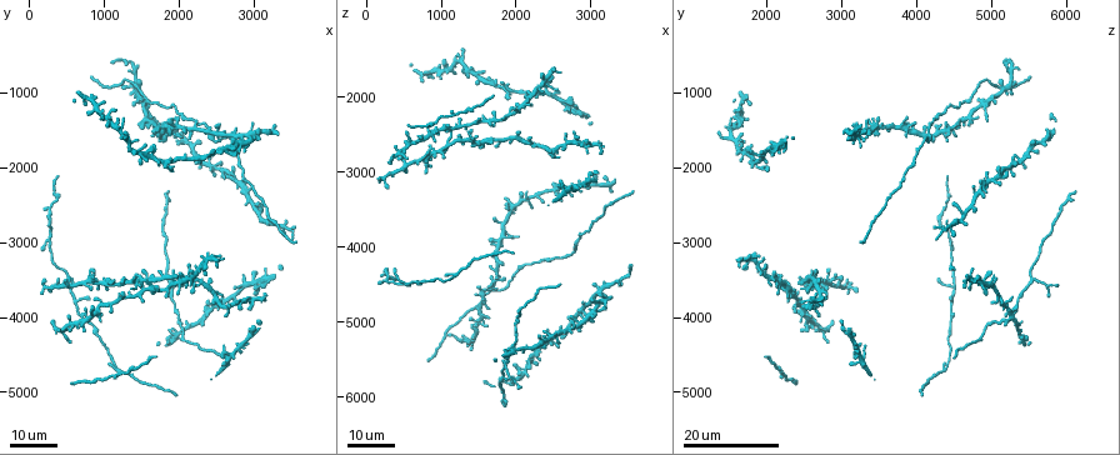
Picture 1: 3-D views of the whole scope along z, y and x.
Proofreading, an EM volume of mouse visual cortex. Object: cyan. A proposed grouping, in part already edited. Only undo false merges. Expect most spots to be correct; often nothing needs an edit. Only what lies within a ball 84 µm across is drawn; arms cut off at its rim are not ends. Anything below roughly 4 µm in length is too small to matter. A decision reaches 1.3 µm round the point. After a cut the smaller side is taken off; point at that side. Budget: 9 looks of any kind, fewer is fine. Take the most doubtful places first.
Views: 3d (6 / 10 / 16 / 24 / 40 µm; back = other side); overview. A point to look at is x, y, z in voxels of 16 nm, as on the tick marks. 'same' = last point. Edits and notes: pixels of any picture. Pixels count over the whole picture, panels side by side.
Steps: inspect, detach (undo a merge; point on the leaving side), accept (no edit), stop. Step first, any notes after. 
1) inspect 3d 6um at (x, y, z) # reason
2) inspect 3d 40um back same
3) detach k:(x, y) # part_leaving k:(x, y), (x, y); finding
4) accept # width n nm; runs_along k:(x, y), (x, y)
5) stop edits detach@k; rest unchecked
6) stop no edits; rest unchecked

inspect 3d 16um at (1900, 3450, 5550)

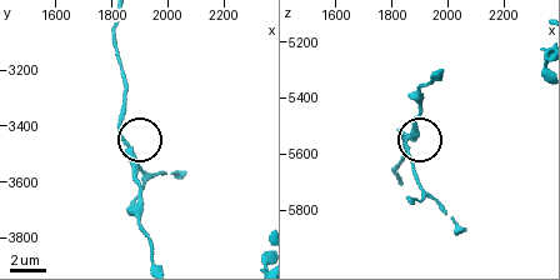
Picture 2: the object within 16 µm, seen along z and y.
inspect 3d 10um at (1850, 3490, 5550)

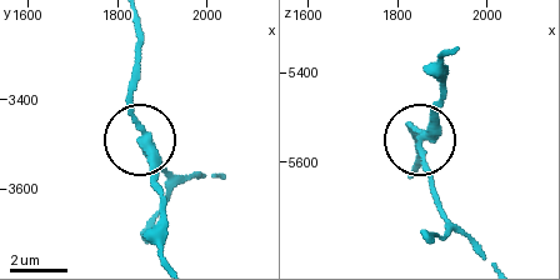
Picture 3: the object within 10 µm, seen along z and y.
accept # arms 3; runs_along 3:(451, 53), (439, 64), (439, 116), (418, 150), (439, 213); all the same cell

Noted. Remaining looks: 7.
inspect 3d 16um at (2150, 1500, 3350) # four arms meet

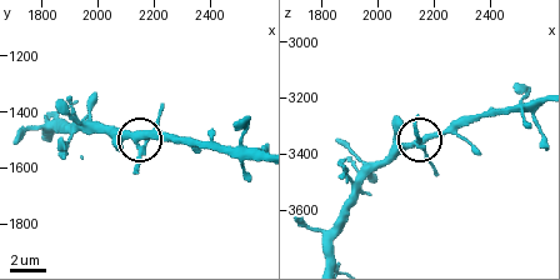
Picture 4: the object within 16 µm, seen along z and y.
inspect 3d 6um at (2140, 1500, 3370) # zoom in

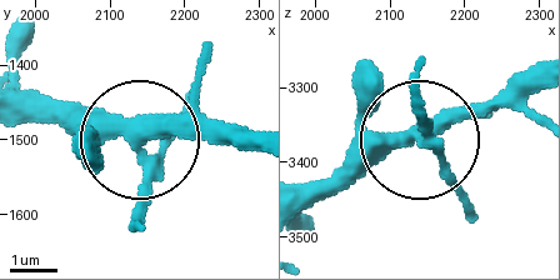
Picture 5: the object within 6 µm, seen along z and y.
accept # width 300 nm; runs_along 5:(308, 208), (426, 133), (419, 93); all the same cell

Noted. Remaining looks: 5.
inspect 3d 24um at (1400, 3550, 2600)

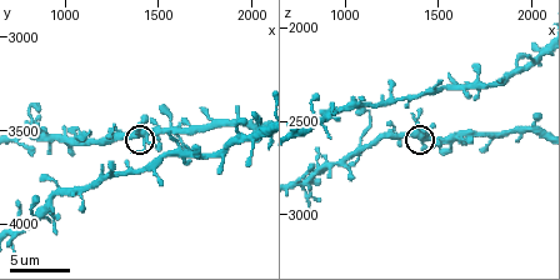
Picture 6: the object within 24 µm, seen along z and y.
inspect 3d 10um at (1420, 3540, 2580)

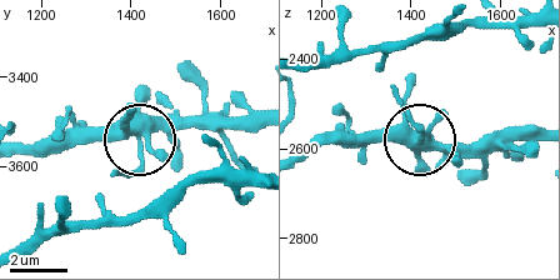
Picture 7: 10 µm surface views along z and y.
accept # arms 4; one cell here

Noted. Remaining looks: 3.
inspect 3d 16um at (1500, 1050, 4750) # three-way junction

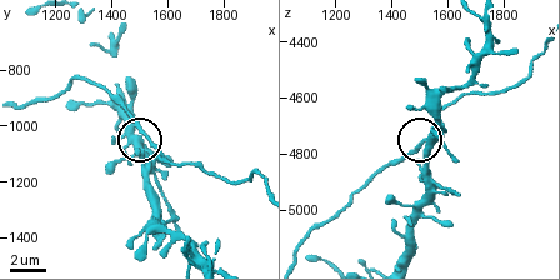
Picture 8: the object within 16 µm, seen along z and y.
inspect 3d 10um at (1490, 1010, 4770)

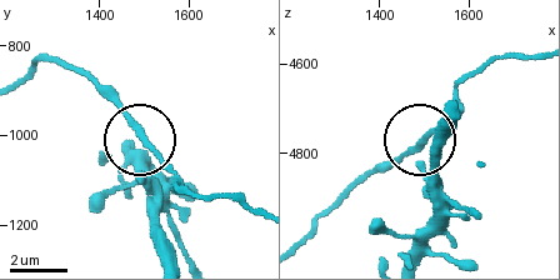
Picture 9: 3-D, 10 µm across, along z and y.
accept # side_arm 20 um; all the same cell

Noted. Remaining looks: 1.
stop no edits; rest unchecked

